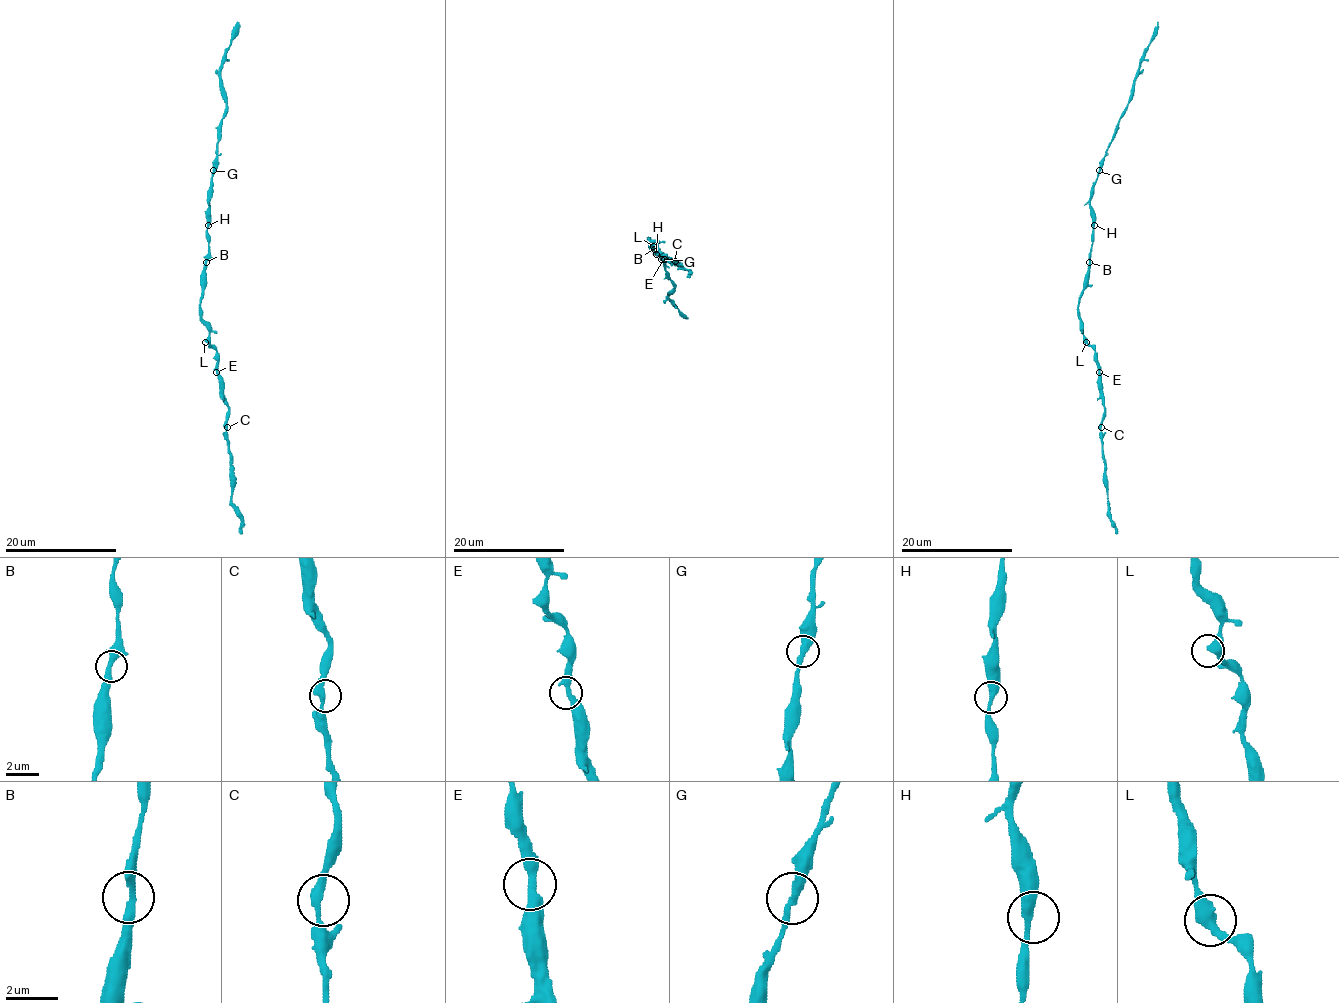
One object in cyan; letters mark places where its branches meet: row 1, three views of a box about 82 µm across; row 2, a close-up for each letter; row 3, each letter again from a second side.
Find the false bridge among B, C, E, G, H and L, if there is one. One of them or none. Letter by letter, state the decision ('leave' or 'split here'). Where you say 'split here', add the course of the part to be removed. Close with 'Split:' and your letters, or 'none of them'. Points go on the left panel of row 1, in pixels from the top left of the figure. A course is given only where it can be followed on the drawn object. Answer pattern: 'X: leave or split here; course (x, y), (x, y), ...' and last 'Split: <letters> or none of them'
B: leave
C: leave
E: leave
G: leave
H: leave
L: leave
Split: none of them

